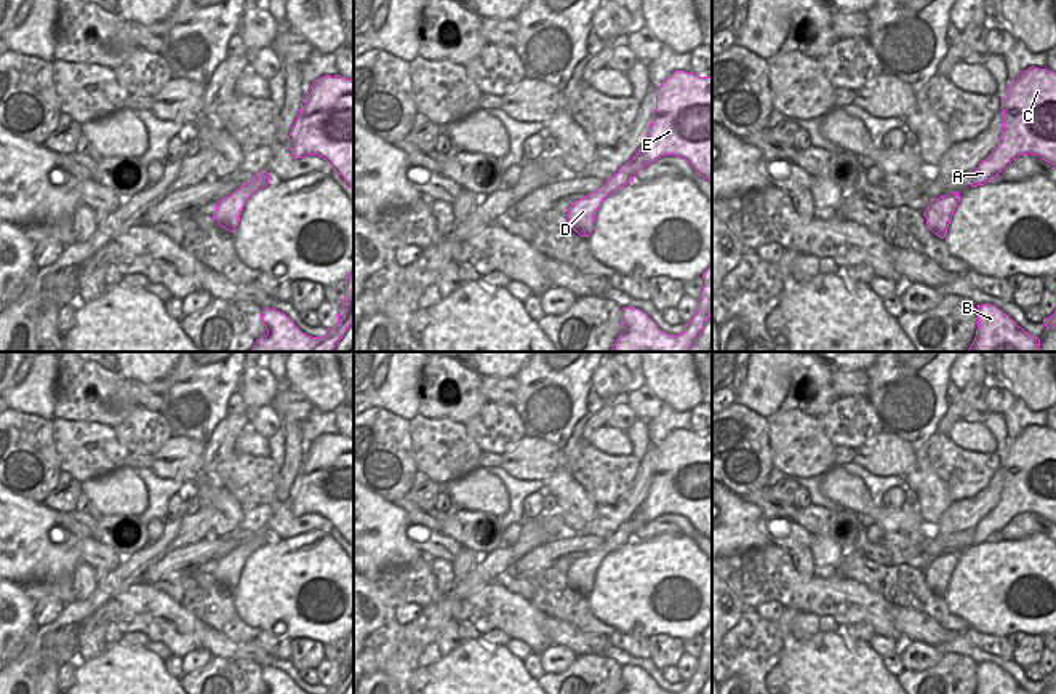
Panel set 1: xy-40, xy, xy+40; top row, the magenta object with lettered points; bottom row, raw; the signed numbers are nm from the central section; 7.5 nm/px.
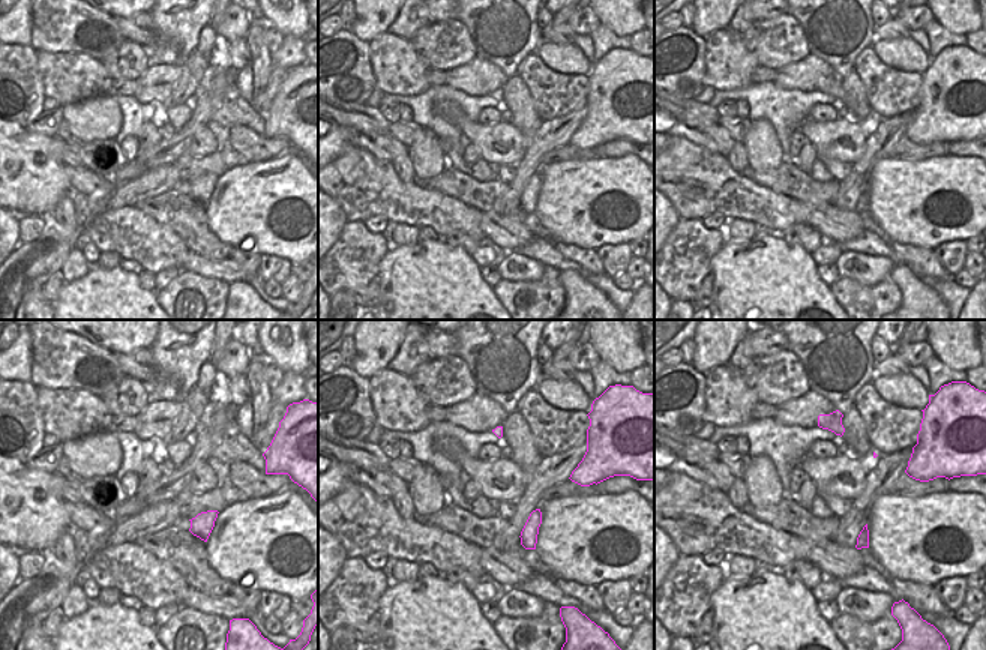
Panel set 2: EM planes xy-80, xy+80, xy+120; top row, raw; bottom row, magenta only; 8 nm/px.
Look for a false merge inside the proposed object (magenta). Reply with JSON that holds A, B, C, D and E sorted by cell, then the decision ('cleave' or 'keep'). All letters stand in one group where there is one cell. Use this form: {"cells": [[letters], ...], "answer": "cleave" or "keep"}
{"cells": [["A", "B", "C", "D", "E"]], "answer": "keep"}

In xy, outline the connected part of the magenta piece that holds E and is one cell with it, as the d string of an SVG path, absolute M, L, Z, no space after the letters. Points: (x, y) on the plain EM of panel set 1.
M675 429L656 446L646 499L597 550L571 561L568 584L581 595L589 595L605 556L634 540L643 524L664 513L686 518L699 534L712 539L712 433Z

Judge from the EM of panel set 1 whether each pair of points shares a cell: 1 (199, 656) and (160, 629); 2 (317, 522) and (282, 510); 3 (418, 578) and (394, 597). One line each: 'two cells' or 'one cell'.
1: two cells
2: one cell
3: one cell

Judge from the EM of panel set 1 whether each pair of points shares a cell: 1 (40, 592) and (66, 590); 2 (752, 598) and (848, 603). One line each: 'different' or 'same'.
1: same
2: same

